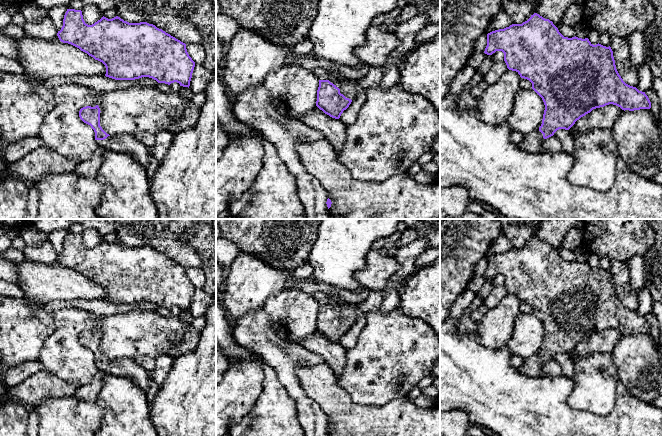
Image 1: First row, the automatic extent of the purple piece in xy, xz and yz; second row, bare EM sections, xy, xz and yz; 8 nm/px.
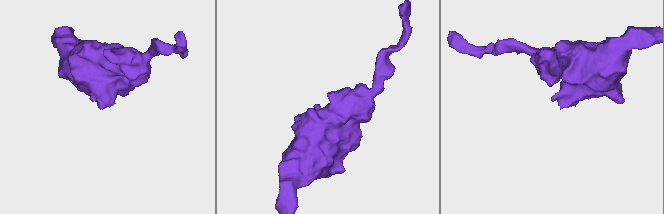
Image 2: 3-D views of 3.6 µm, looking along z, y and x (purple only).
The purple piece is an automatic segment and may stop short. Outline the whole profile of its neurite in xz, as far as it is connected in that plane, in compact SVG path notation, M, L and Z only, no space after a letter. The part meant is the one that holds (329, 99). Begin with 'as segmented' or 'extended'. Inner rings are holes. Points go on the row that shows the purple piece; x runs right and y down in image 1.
extended; M314 68L311 71L319 79L316 106L330 117L339 119L356 98L358 85L354 81L334 85L328 80L326 69Z

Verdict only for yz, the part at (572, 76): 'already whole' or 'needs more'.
needs more

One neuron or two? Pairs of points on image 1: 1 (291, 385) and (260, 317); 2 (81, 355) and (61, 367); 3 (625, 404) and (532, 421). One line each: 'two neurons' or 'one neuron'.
1: one neuron
2: one neuron
3: one neuron

